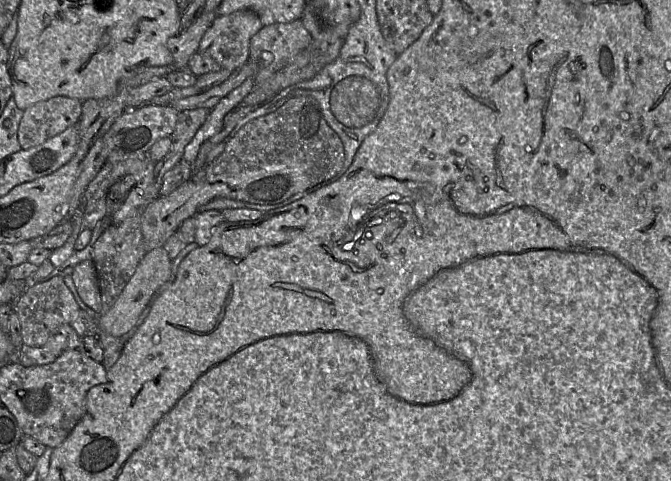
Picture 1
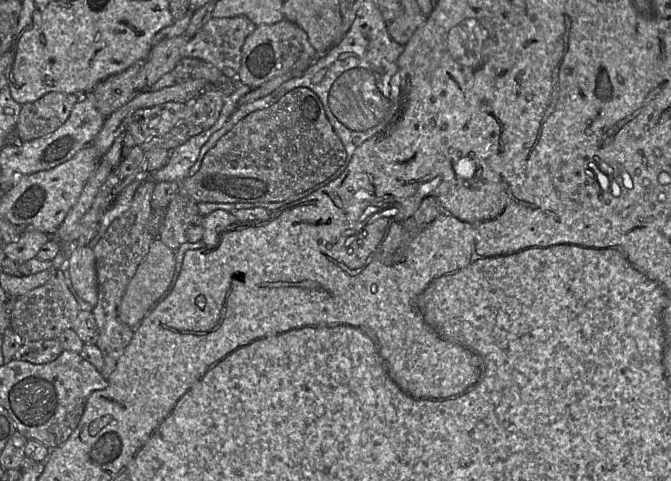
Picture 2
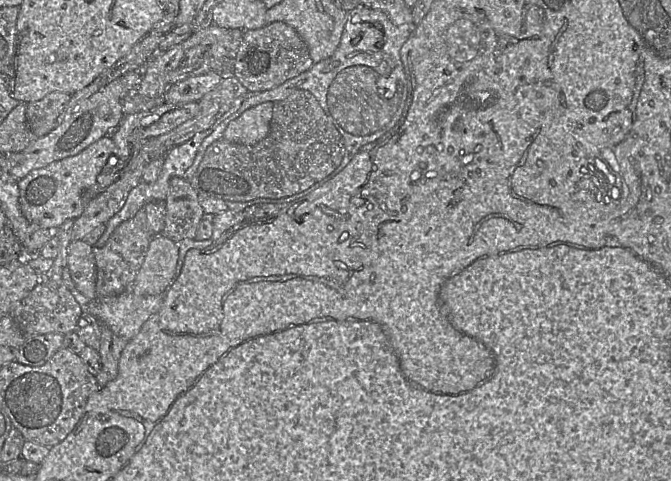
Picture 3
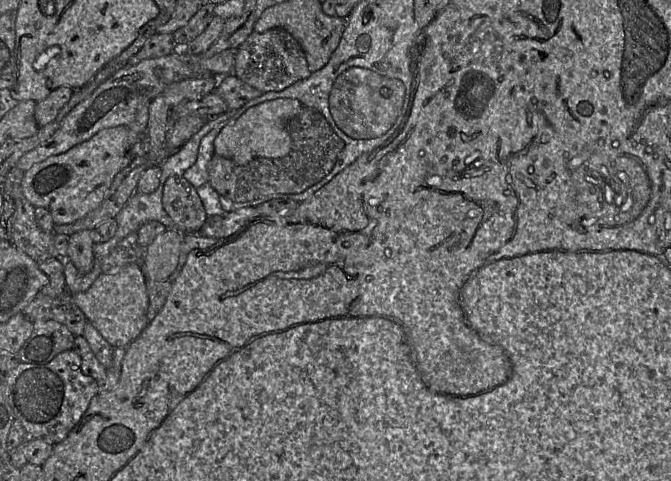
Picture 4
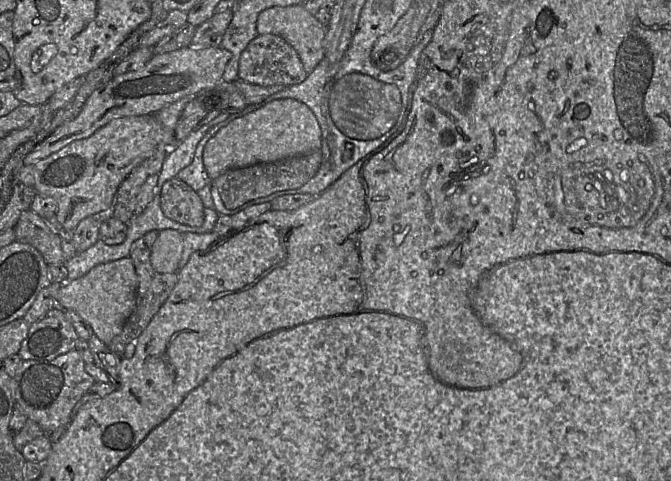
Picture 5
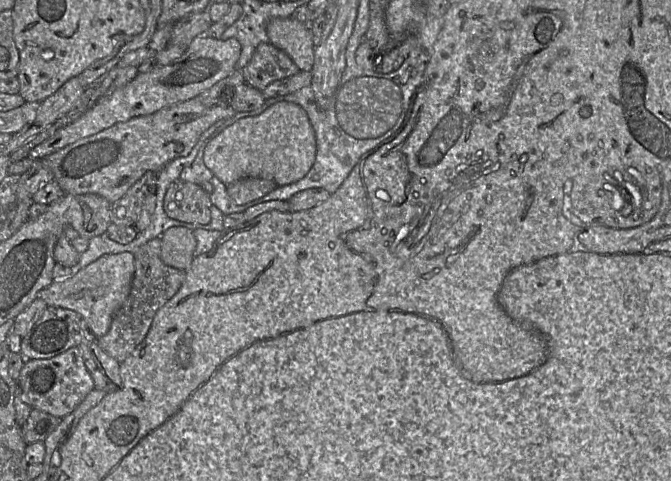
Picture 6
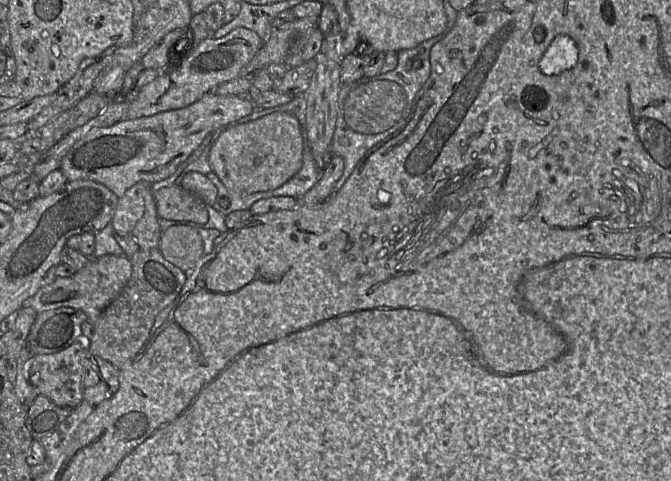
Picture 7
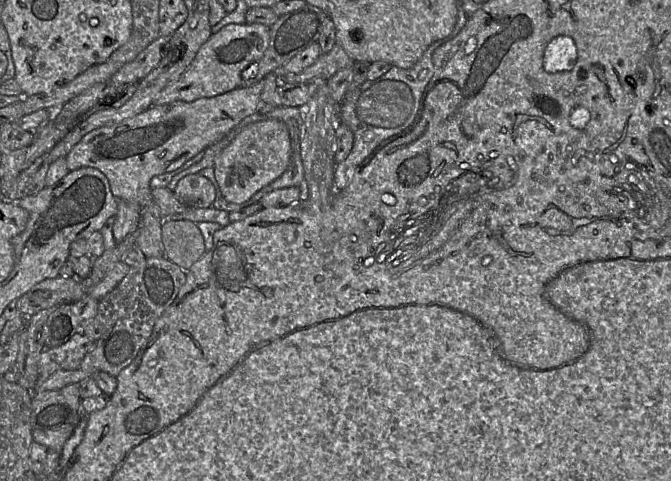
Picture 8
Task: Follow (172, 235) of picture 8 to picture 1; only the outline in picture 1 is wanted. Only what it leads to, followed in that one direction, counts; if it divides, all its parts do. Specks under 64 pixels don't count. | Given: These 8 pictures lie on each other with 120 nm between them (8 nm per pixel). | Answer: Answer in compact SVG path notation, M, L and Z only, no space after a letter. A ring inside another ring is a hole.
M163 246L147 252L112 307L103 314L98 314L99 331L112 336L123 336L134 328L147 303L155 296L159 288L170 279L171 269L172 259Z

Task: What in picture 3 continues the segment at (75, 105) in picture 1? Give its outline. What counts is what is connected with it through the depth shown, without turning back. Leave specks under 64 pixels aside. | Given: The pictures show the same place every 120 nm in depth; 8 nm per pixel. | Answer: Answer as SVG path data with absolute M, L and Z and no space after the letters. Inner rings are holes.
M52 92L39 101L27 103L27 124L35 137L42 137L57 127L56 120L70 99L70 94Z

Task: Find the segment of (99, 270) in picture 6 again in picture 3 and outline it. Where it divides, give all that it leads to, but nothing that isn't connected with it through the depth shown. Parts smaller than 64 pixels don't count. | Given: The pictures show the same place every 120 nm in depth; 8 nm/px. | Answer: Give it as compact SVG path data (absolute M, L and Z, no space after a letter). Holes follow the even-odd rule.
M130 289L114 296L96 297L81 308L82 312L94 316L114 334L131 340L142 325L160 309L163 296L138 295Z

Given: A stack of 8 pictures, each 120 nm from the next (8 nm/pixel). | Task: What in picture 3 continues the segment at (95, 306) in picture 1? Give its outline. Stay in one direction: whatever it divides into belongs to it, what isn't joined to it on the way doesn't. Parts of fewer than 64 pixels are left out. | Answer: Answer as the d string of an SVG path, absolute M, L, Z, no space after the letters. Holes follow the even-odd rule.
M84 239L68 246L67 268L77 290L90 300L96 298L96 262L93 246Z

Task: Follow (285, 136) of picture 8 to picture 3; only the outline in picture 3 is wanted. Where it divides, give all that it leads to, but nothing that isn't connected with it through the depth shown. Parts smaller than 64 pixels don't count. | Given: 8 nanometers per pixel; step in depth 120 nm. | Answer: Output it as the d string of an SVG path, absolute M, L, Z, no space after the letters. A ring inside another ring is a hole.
M264 102L249 108L229 123L224 131L223 139L244 145L260 142L270 131L273 107L273 102Z

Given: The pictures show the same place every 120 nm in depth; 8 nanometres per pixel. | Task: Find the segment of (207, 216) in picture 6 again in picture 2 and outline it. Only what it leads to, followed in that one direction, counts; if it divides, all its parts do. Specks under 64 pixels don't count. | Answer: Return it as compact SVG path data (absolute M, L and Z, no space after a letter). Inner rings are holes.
M177 193L166 208L165 220L157 237L176 251L183 243L188 242L186 230L198 215L198 203Z

